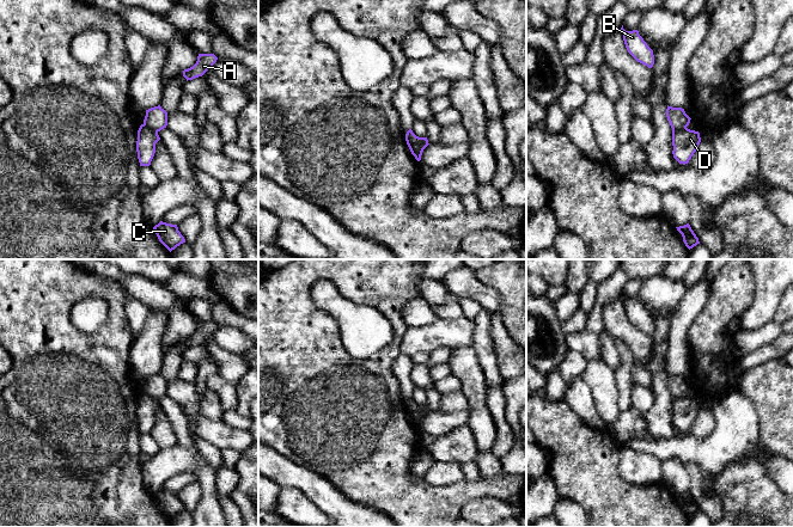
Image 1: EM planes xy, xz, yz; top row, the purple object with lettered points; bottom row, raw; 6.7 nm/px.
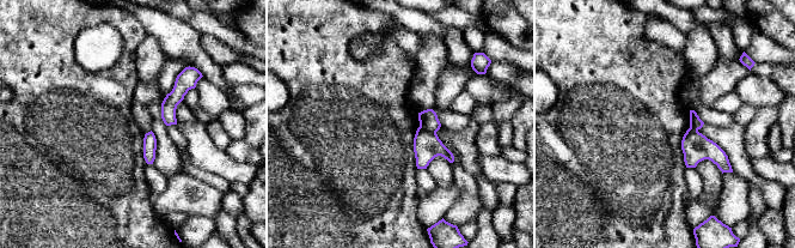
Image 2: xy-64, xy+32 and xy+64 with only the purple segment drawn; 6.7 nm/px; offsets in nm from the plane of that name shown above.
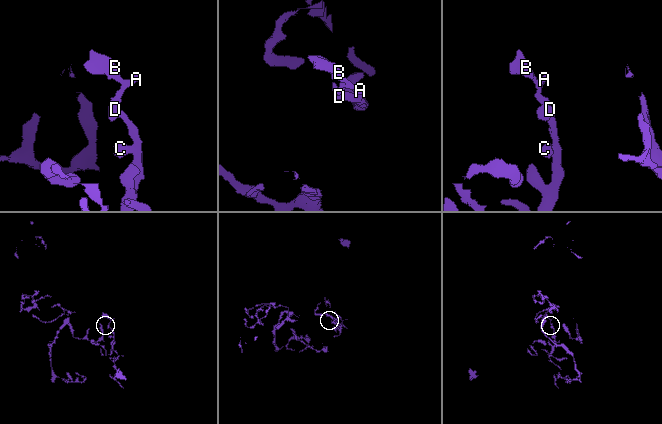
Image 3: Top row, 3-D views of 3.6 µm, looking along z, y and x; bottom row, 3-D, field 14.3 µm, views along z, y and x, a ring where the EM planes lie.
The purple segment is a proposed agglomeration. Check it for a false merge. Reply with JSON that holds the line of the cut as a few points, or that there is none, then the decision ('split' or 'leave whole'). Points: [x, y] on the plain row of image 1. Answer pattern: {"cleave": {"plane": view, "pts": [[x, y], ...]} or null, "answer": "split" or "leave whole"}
{"cleave": {"plane": "xy", "pts": [[144, 391], [157, 400]]}, "answer": "split"}

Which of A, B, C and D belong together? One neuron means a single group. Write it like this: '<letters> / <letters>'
A B / C D

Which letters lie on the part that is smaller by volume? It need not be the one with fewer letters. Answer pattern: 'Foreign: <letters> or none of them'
Foreign: A, B

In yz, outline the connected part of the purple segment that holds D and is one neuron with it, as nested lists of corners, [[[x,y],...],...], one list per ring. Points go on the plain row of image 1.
[[[688,396],[672,398],[673,425],[679,431],[688,431],[701,410],[700,400]]]

